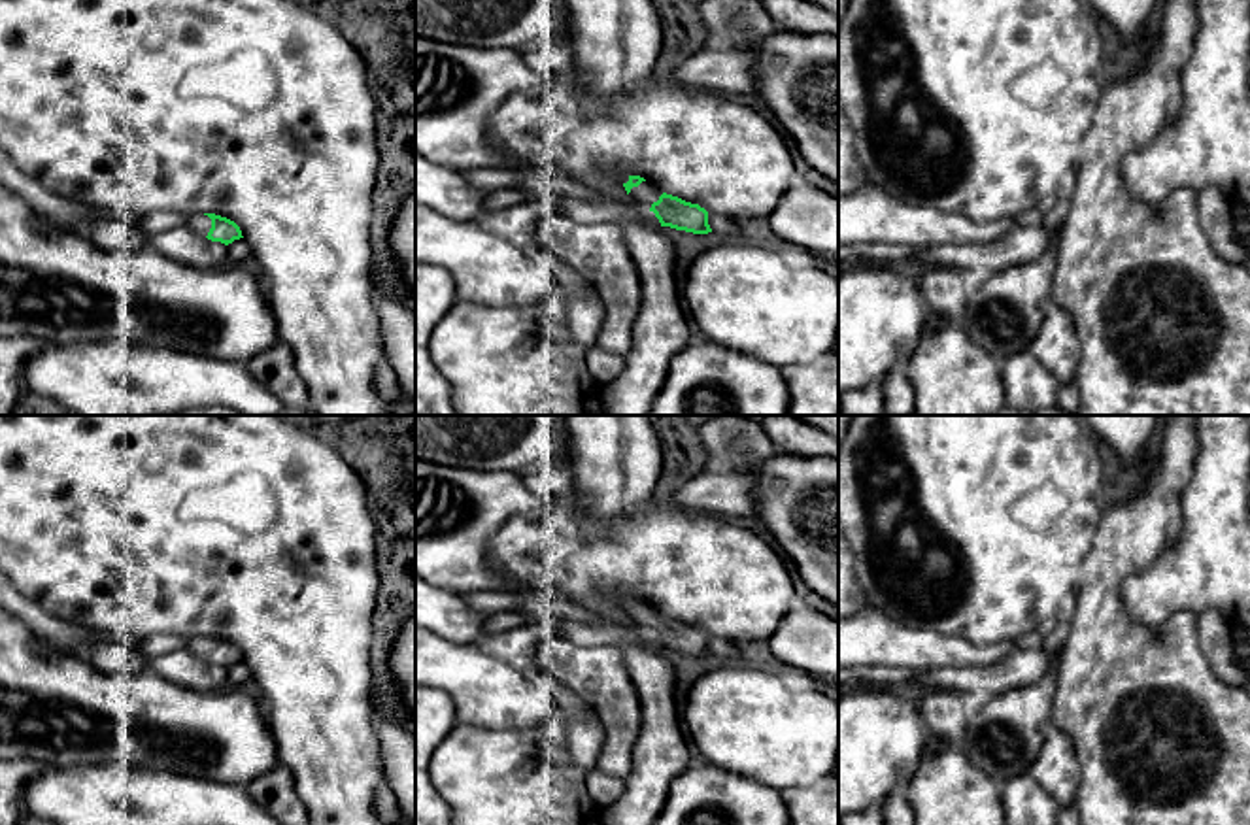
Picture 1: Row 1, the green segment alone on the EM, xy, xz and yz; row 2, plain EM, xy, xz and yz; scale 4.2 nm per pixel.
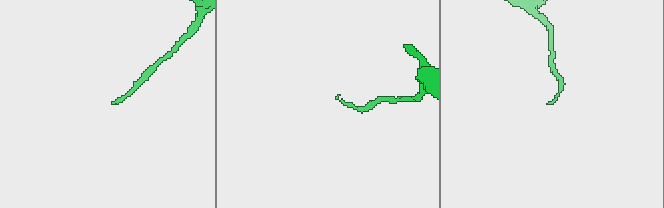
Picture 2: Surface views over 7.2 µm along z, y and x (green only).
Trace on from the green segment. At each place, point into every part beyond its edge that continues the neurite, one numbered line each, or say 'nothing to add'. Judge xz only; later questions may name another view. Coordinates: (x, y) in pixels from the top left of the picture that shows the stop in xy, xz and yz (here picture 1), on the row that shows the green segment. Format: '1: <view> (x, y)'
1: xz (644, 193)

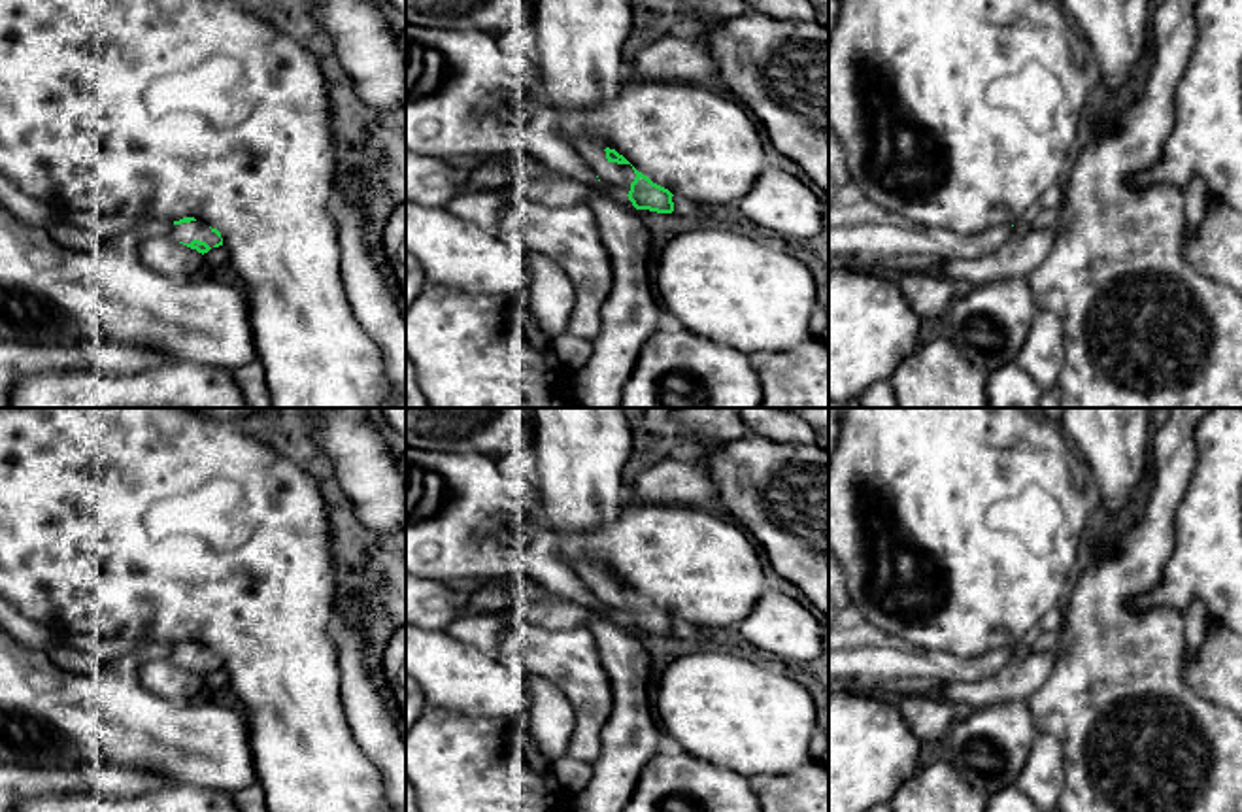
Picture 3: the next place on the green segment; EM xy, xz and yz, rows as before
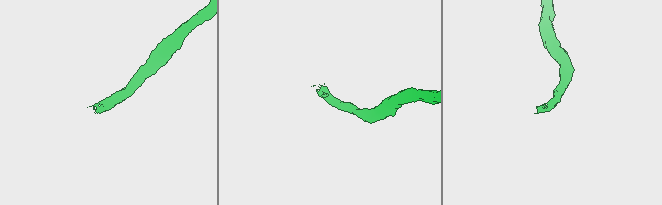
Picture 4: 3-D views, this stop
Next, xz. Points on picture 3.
1: xz (616, 176)

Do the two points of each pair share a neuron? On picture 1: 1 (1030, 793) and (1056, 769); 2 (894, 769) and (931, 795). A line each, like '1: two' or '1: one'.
1: two
2: two

